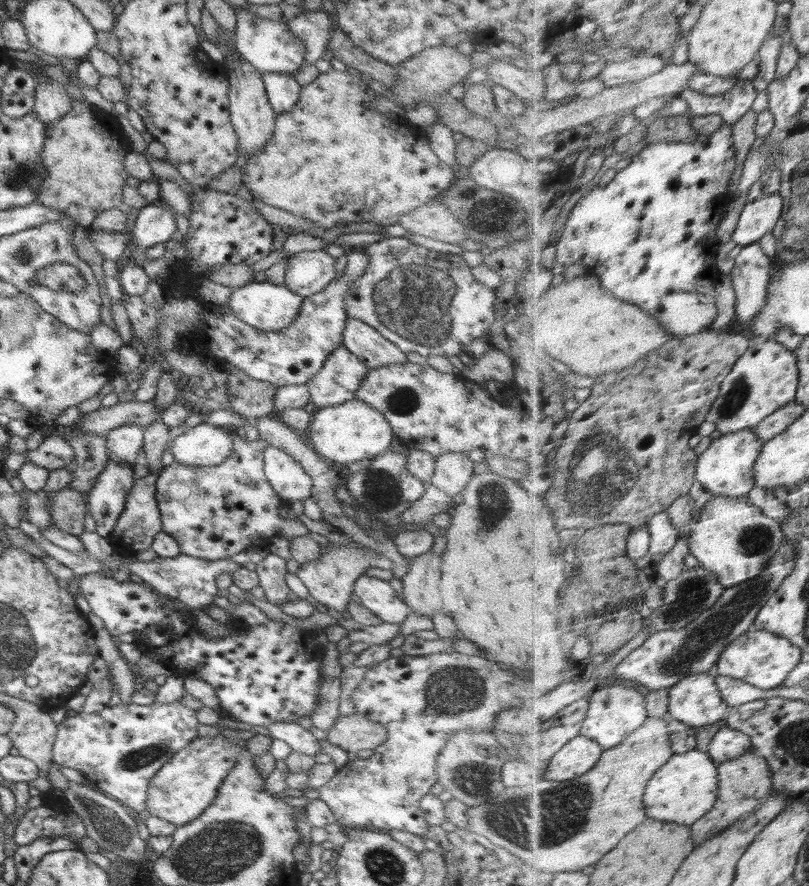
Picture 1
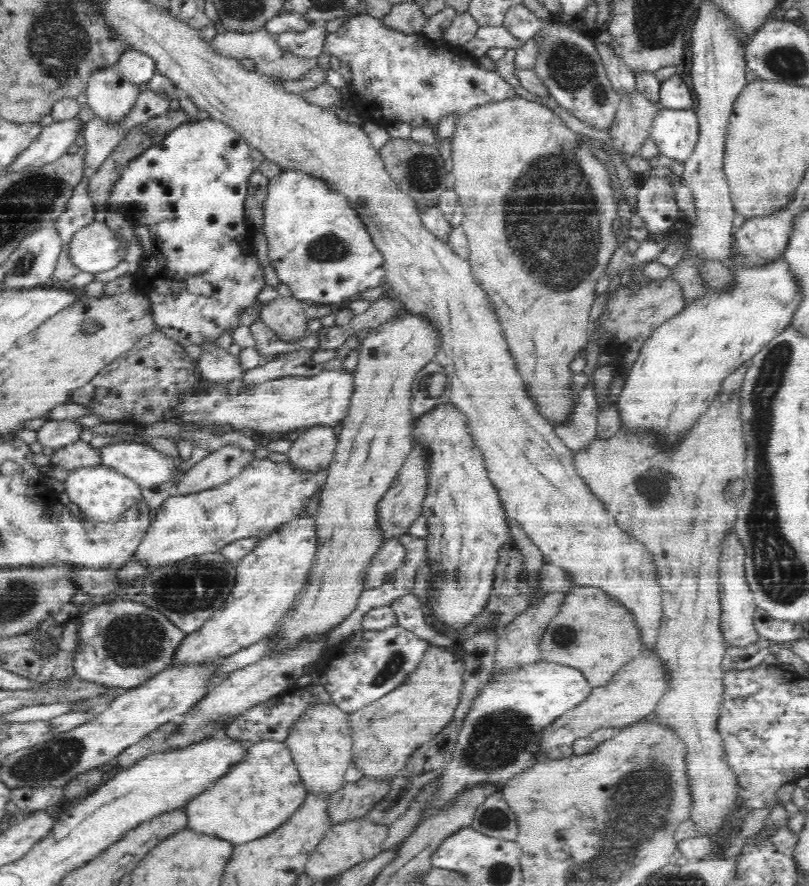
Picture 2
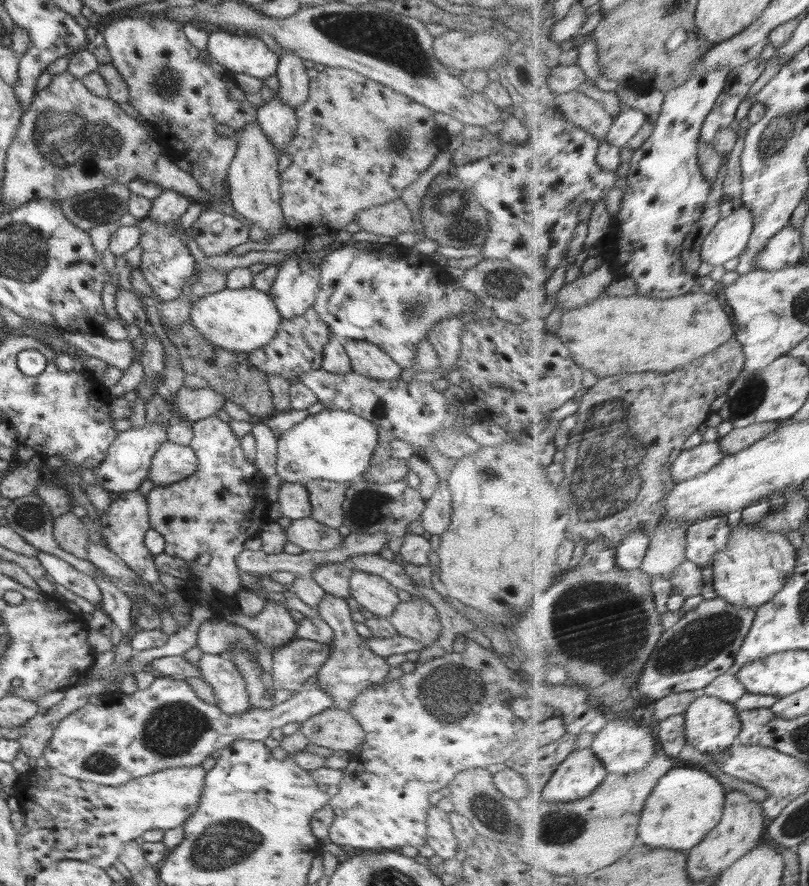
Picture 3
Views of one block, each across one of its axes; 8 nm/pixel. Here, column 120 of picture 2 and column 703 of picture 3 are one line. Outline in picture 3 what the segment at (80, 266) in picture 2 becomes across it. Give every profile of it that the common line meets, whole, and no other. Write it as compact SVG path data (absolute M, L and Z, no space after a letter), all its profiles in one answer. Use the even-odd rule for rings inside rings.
M746 206L721 219L706 237L702 247L702 261L711 265L725 265L738 258L748 248L755 232L755 214Z

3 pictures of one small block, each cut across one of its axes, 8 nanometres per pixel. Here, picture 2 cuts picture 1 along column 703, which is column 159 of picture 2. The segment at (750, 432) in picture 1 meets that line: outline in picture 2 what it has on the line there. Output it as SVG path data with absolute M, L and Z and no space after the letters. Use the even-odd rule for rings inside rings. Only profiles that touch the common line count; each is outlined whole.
M116 442L97 449L98 466L115 470L133 480L141 488L152 488L168 482L180 461L131 442Z

